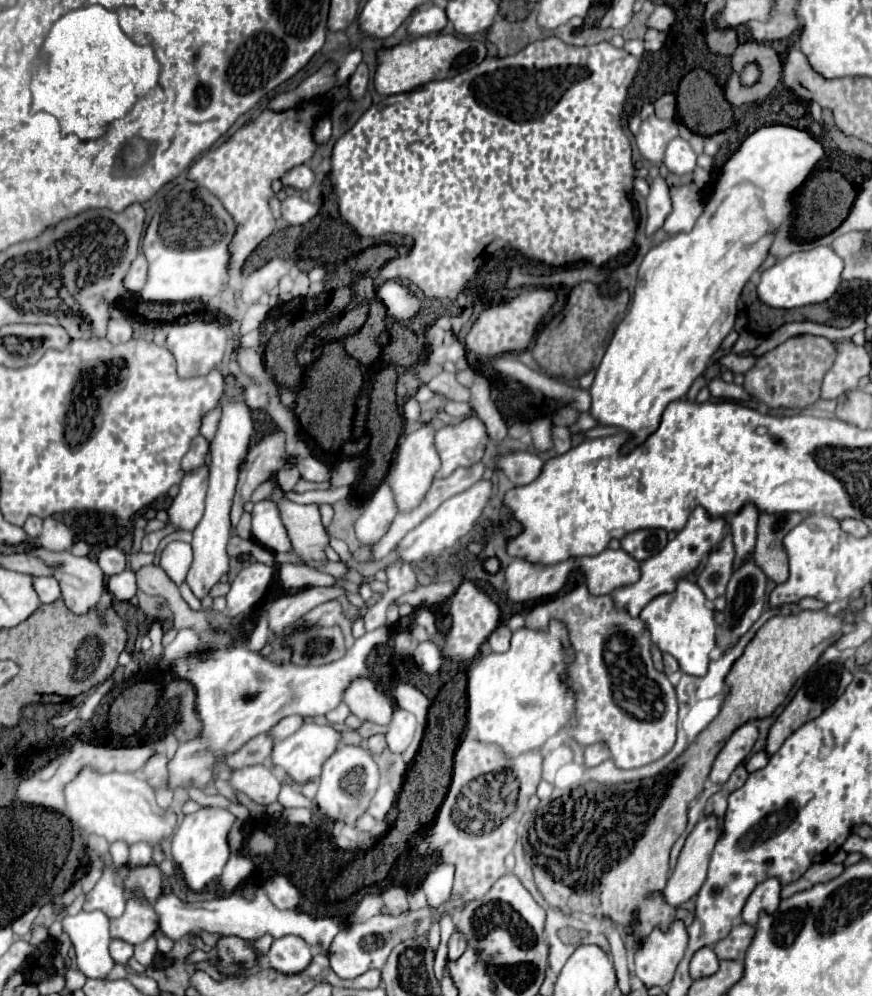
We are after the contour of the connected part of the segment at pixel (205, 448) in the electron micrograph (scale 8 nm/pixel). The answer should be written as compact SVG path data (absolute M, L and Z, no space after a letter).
M195 436L191 442L189 452L185 454L185 458L181 460L181 468L185 474L189 474L189 470L197 470L197 466L205 464L205 456L209 452L209 444L203 436Z

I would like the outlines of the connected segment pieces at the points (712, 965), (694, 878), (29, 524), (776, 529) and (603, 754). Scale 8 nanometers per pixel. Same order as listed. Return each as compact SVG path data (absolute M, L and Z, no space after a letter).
M703 946L701 950L697 950L697 954L693 954L693 958L691 958L691 968L689 968L689 974L691 974L693 980L711 976L711 974L715 974L717 970L719 970L719 960L717 960L713 948Z
M713 814L709 816L703 816L697 826L691 830L691 834L687 836L685 840L685 846L679 854L679 860L677 860L677 866L673 870L673 874L669 876L667 880L667 886L663 890L663 896L665 896L665 902L667 904L673 904L673 906L681 906L683 902L687 902L689 898L693 898L701 884L705 882L705 876L707 876L707 864L709 864L709 858L711 858L711 852L715 848L715 842L719 838L719 826L717 826L717 818L713 818Z
M29 516L27 522L25 522L25 526L23 526L23 530L27 532L29 538L37 538L37 536L41 534L41 524L43 524L41 518L37 518L37 516Z
M779 512L759 516L757 526L757 544L755 544L755 562L763 568L769 580L777 584L785 582L789 576L789 556L783 548L783 538L793 526L803 522L801 512Z
M597 742L597 744L585 748L585 764L587 764L587 766L597 766L597 764L601 764L603 760L607 760L609 756L611 756L611 754L609 754L609 748L607 748L603 742Z

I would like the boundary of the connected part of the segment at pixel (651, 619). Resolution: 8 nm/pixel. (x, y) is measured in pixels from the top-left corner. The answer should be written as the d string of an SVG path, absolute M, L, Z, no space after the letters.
M679 580L677 590L669 594L661 594L653 598L643 610L641 620L647 624L651 632L653 644L661 652L669 652L677 658L679 668L691 676L705 676L711 660L711 650L715 648L717 624L713 616L713 608L707 606L707 598L703 590L691 580Z

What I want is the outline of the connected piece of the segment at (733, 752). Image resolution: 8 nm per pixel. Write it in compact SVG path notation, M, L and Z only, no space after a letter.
M753 722L739 726L729 736L729 740L721 748L721 752L717 754L711 774L709 774L709 780L715 784L725 784L727 778L731 776L731 772L735 770L735 766L749 756L755 740L757 740L757 726Z

